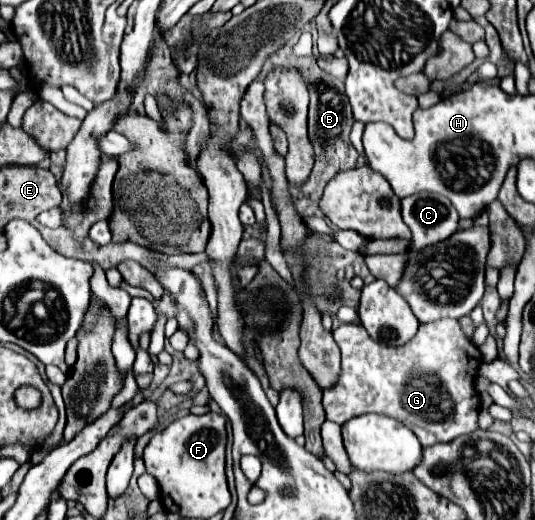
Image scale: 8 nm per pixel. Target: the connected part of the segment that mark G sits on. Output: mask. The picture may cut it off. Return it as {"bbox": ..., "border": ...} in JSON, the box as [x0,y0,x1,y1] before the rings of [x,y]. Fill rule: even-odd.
{"bbox":[323,320,481,448],"border":[[[439,320],[419,326],[419,332],[403,346],[383,346],[371,340],[361,324],[341,324],[333,330],[333,338],[341,348],[341,378],[335,388],[323,392],[323,408],[327,420],[345,424],[353,416],[361,414],[383,414],[403,422],[421,442],[423,448],[437,442],[449,442],[457,436],[471,434],[477,430],[479,416],[479,394],[473,388],[477,376],[477,364],[481,364],[481,352],[467,340],[457,320]]]}

